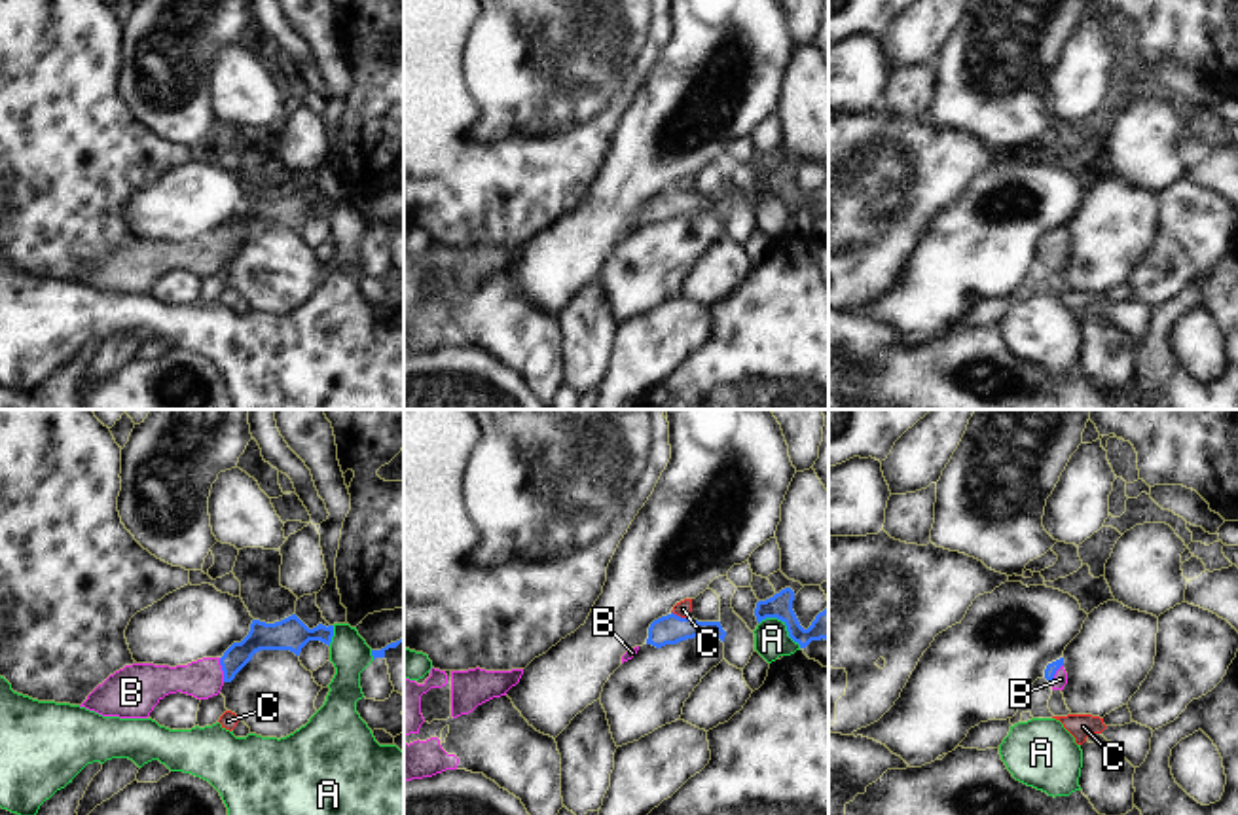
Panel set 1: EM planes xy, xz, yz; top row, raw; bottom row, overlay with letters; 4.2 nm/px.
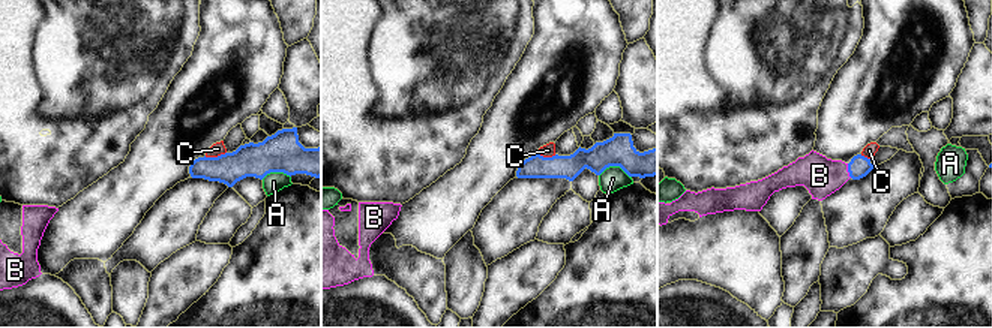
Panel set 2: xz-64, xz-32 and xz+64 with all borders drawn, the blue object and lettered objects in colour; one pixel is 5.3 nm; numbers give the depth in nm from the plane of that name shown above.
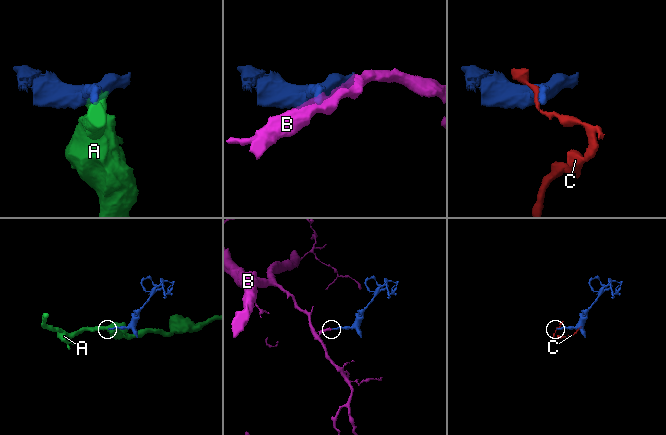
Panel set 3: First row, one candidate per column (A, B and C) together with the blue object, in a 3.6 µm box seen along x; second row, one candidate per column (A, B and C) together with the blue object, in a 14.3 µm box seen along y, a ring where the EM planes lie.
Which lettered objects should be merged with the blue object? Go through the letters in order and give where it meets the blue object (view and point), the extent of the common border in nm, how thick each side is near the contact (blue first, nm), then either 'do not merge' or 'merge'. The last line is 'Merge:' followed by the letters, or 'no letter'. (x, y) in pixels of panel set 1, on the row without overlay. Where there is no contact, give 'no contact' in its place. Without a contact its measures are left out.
A: xz (785, 199) | 220 nm | 120/150 nm | do not merge
B: xy (222, 245) | 110 nm | 120/160 nm | merge
C: xz (679, 192) | 80 nm | 130/70 nm | do not merge
Merge: B

